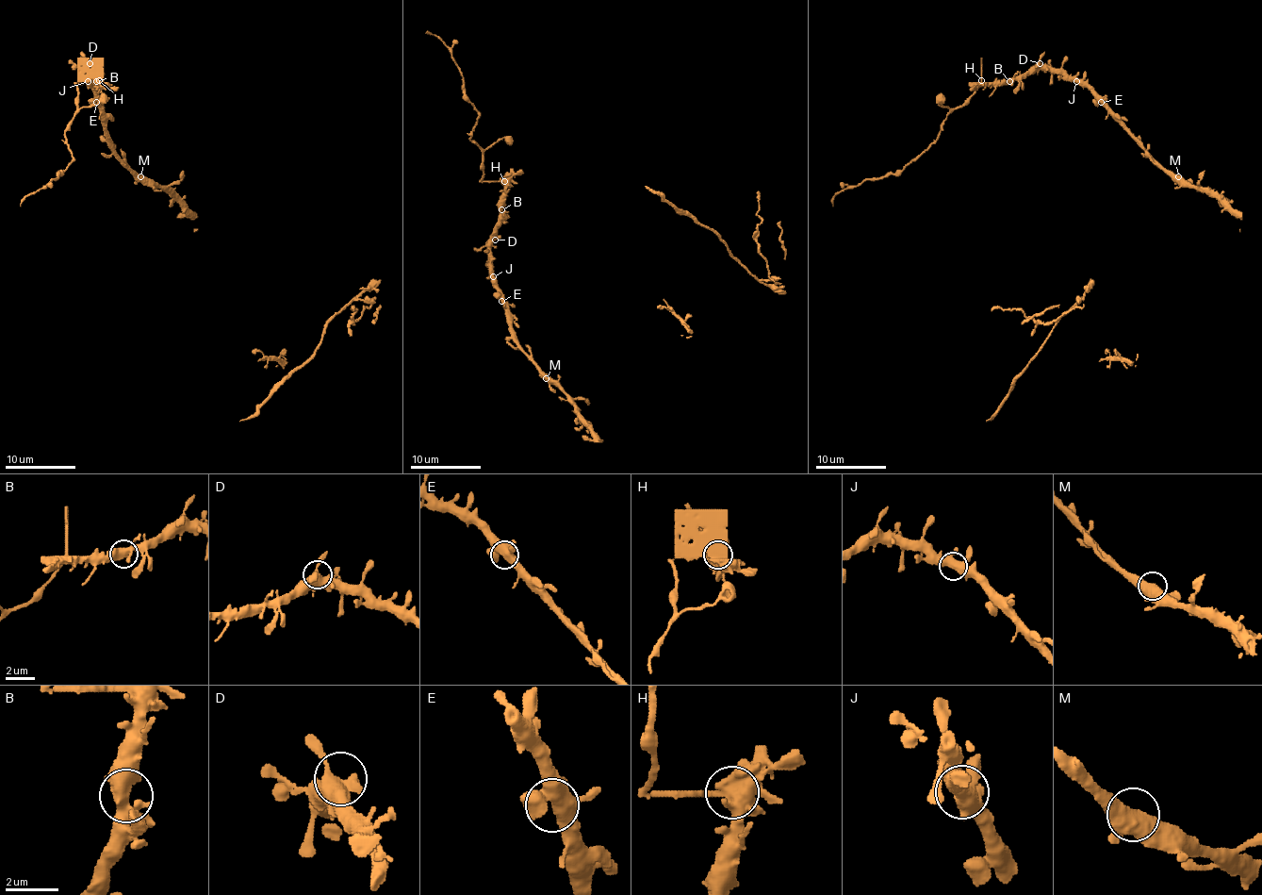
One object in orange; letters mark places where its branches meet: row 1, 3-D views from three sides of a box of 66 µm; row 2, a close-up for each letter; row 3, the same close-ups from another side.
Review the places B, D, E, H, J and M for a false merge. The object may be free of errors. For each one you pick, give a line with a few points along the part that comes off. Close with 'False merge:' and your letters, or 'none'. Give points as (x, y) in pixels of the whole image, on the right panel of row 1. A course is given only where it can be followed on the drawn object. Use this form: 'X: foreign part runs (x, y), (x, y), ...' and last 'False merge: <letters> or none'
False merge: H

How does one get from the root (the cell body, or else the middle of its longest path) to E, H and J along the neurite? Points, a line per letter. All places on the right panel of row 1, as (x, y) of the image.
E: (1188, 185), (1182, 185), (1168, 173), (1101, 102)
H: (1188, 185), (1168, 173), (1085, 87), (1048, 71), (991, 83), (981, 79)
J: (1188, 185), (1182, 185), (1168, 173), (1122, 124), (1076, 81)

